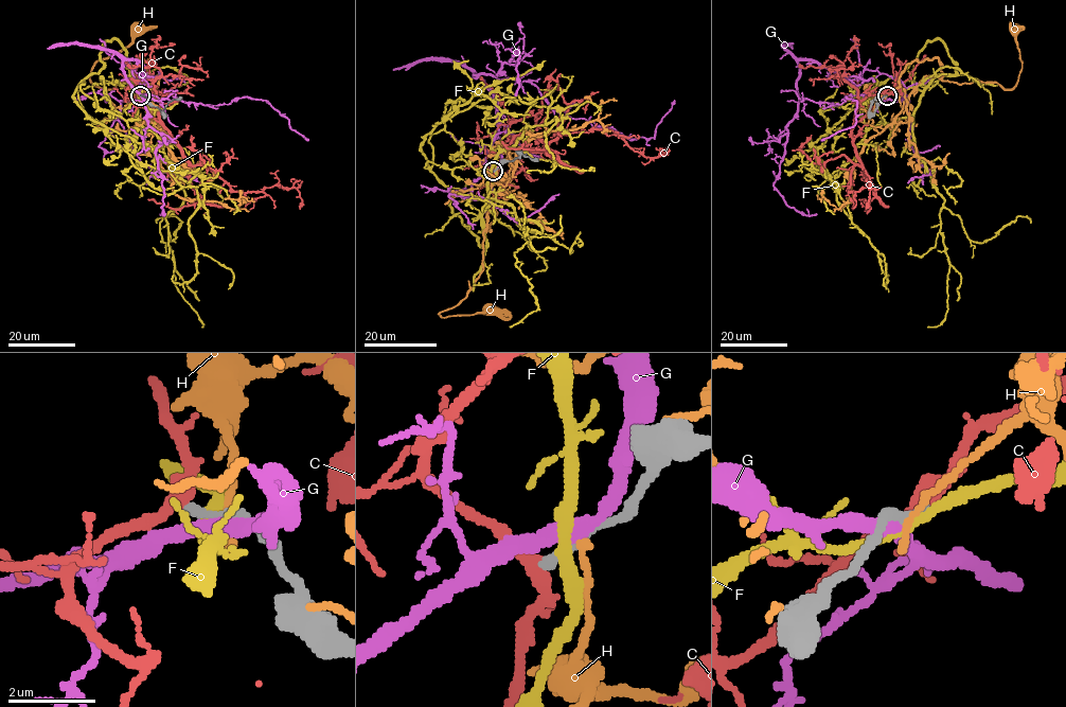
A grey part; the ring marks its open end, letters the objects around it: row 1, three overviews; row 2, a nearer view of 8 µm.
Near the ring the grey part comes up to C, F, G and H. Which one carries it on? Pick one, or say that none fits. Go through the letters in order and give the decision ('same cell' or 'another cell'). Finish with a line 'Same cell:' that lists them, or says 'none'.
C: another cell
F: another cell
G: another cell
H: another cell
Same cell: none

